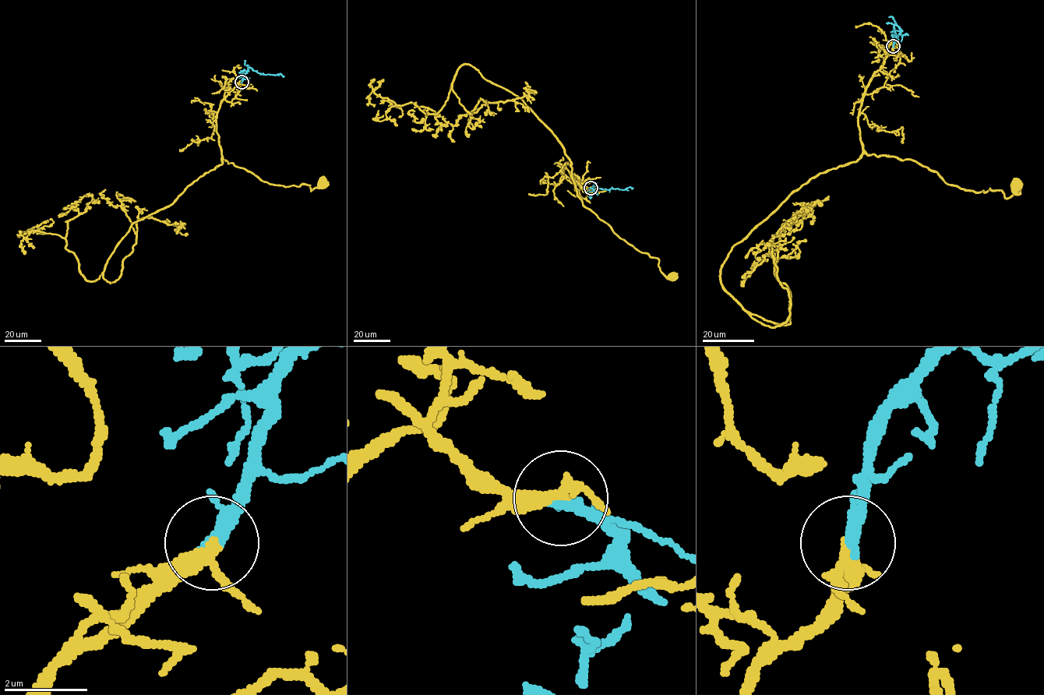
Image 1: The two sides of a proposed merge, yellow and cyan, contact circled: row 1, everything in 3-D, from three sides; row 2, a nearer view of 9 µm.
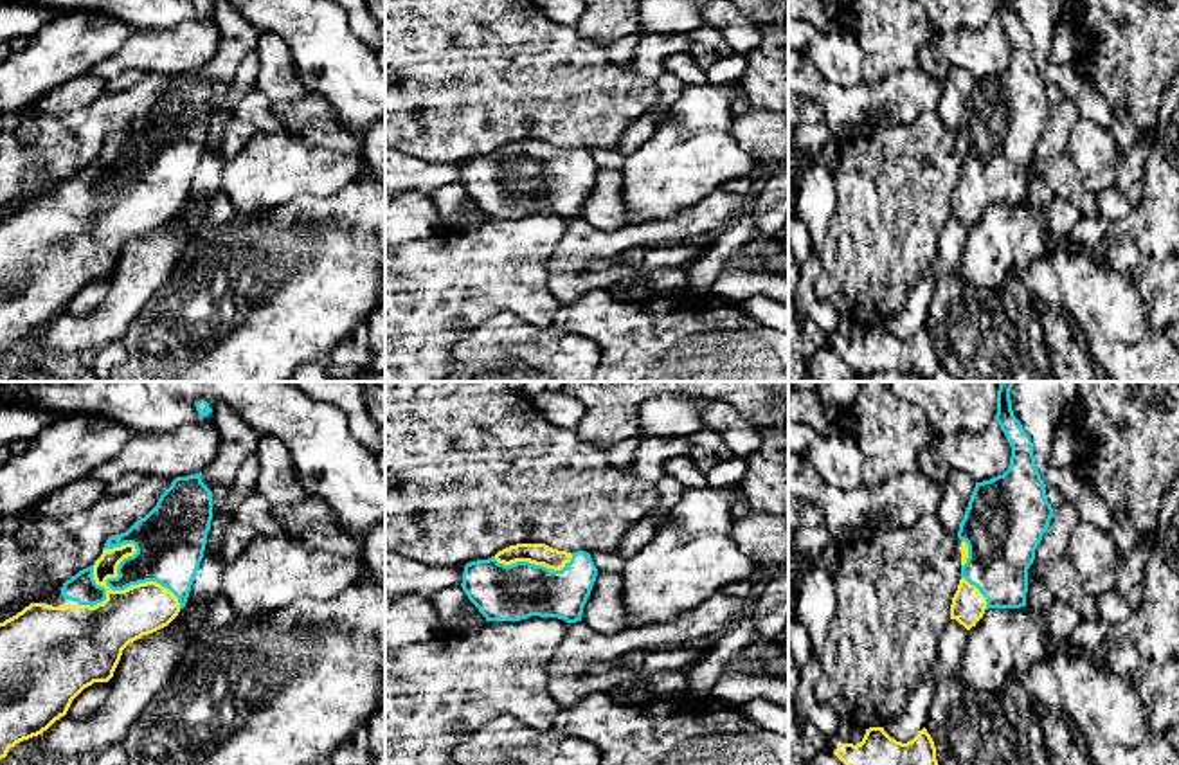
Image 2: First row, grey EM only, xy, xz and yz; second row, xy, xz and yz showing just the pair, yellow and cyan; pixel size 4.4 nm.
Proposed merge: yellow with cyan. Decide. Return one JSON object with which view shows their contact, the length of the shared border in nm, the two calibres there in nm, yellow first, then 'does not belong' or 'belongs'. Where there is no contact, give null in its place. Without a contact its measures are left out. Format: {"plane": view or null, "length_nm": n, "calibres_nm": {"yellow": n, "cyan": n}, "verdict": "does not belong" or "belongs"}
{"plane": "xy", "length_nm": 460, "calibres_nm": {"yellow": 260, "cyan": 300}, "verdict": "belongs"}

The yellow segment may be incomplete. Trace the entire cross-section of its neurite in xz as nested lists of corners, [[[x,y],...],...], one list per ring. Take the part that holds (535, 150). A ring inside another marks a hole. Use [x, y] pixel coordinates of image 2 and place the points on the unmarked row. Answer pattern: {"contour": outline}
{"contour": [[[517,140],[464,162],[463,187],[486,218],[531,212],[581,218],[598,166],[585,148]]]}

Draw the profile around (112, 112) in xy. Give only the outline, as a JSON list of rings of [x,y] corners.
[[[146,72],[139,81],[119,92],[104,92],[95,103],[59,119],[74,133],[76,151],[43,149],[20,144],[16,131],[31,122],[31,110],[0,115],[0,211],[22,193],[22,169],[38,157],[56,178],[67,178],[76,169],[94,162],[110,133],[126,130],[144,115],[175,76]]]

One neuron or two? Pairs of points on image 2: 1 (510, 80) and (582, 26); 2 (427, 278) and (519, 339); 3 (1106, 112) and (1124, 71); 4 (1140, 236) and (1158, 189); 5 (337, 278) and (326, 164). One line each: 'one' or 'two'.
1: two
2: two
3: two
4: one
5: two

